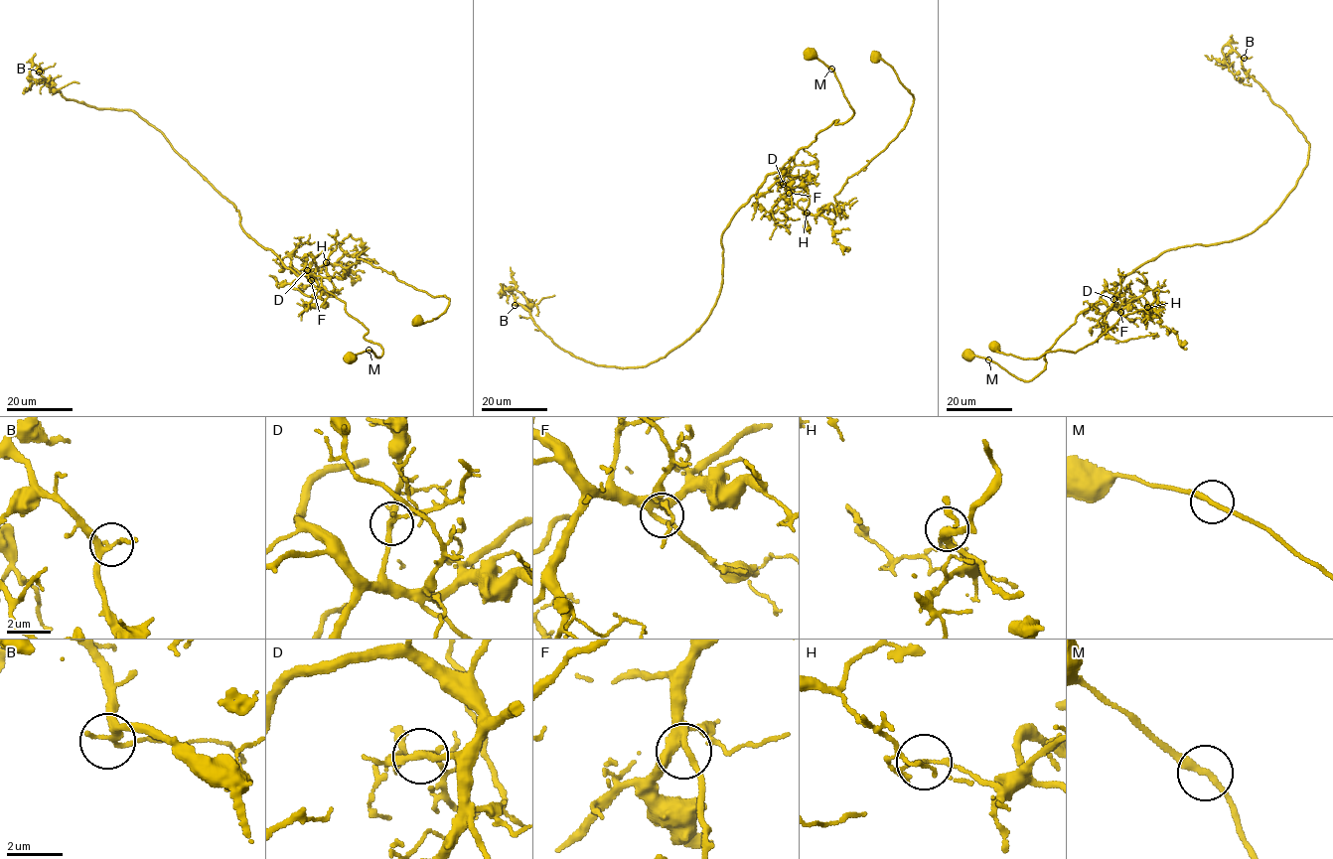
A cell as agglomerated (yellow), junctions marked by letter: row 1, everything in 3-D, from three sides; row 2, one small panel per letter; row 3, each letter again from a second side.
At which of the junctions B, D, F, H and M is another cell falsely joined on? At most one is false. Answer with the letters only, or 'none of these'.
H

